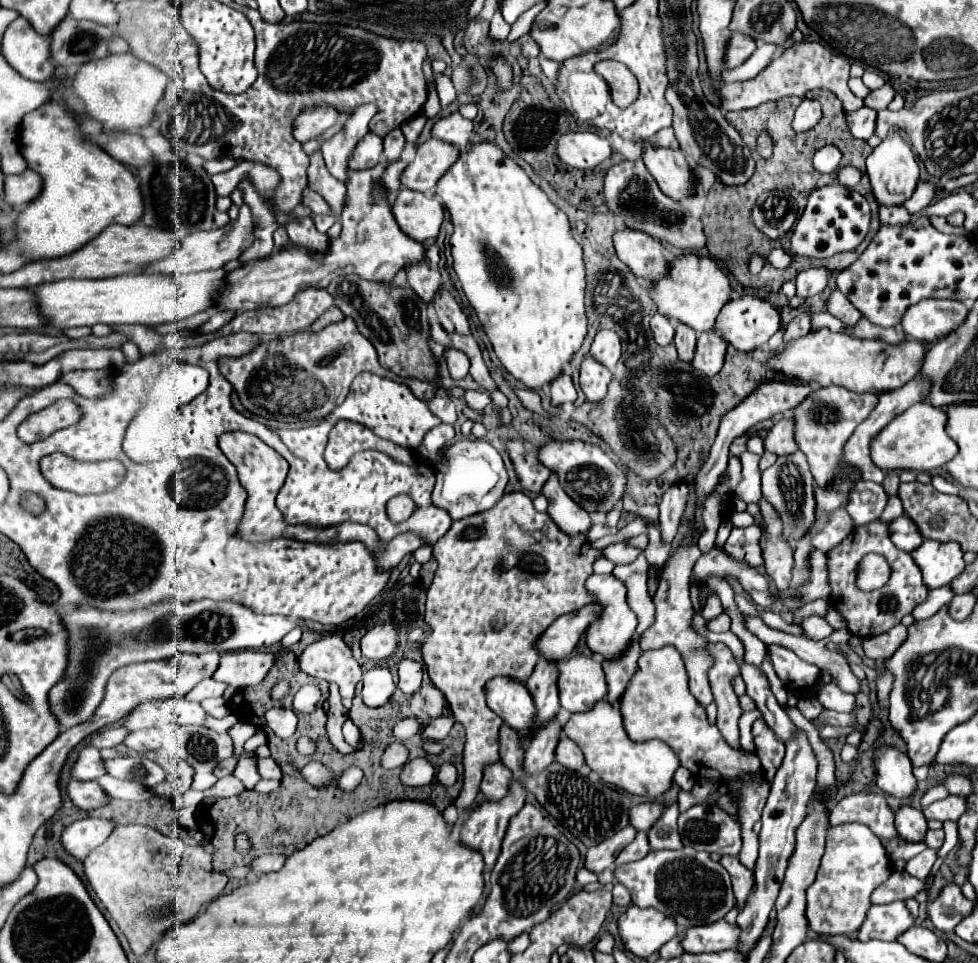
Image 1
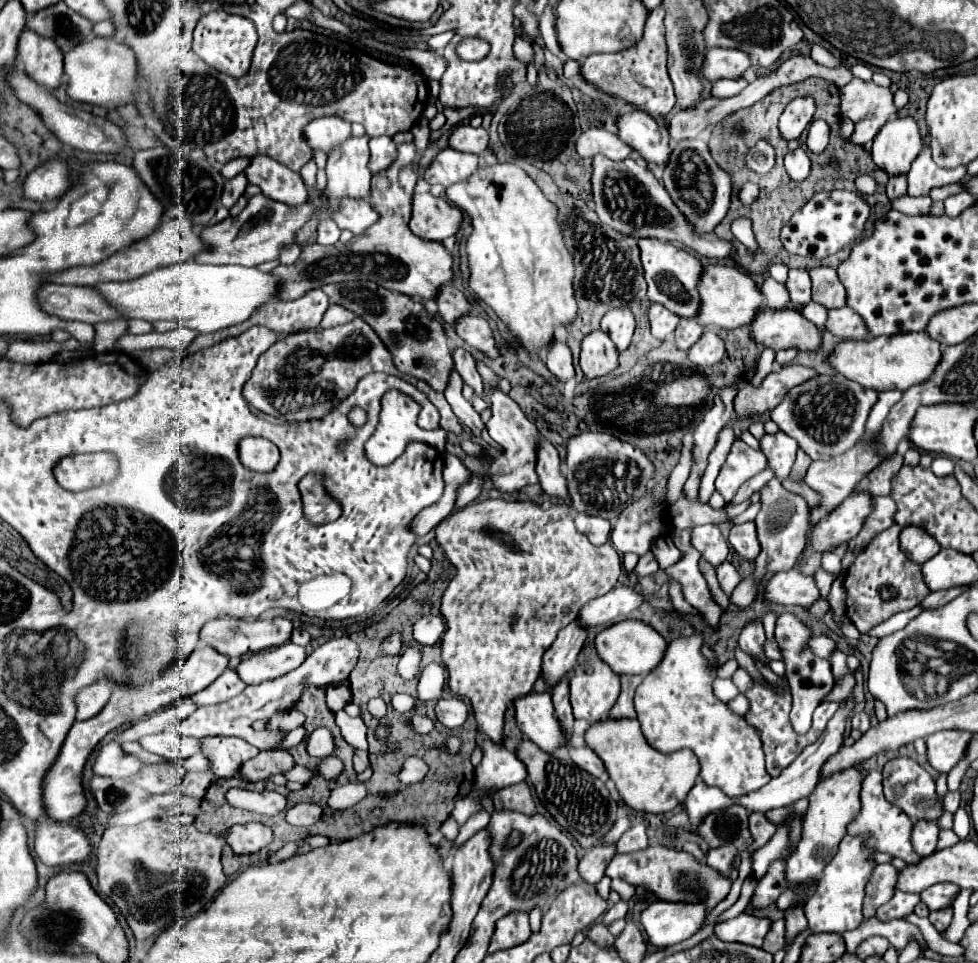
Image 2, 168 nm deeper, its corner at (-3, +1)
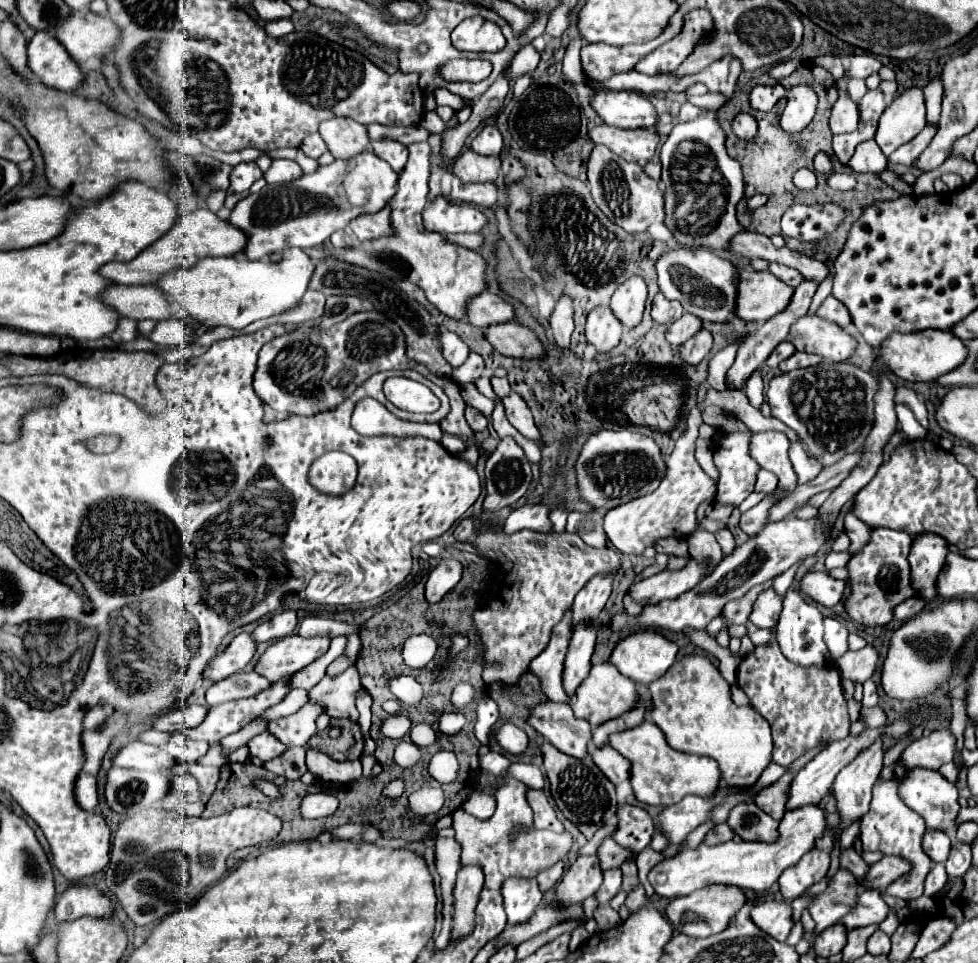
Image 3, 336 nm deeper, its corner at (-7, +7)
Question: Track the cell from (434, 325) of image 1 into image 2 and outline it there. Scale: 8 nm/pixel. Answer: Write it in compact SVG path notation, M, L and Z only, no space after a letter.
M455 348L455 350L453 350L453 362L455 362L455 368L457 368L457 372L461 374L463 382L469 384L469 386L475 390L475 394L481 396L481 392L483 392L483 382L481 382L481 376L479 376L479 372L477 372L475 358L473 358L467 350Z

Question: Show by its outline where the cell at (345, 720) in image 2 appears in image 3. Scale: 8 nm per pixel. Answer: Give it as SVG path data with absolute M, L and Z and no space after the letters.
M349 666L341 676L325 676L313 690L309 690L307 704L321 706L331 718L347 718L351 722L359 720L355 708L355 696L361 690L359 674L355 666Z

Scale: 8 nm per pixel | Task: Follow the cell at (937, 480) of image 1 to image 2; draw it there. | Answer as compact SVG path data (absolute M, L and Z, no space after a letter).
M937 456L931 464L931 470L935 474L953 474L953 460L947 456Z

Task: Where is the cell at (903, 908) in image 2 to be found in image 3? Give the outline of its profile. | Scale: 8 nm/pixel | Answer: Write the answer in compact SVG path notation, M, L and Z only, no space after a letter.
M895 780L877 782L873 786L871 810L861 818L861 824L859 824L859 840L863 844L863 852L875 852L875 850L879 850L883 854L893 854L893 856L907 858L913 864L911 874L907 874L907 876L895 880L893 884L889 884L887 890L885 890L885 894L903 898L905 902L923 896L925 876L927 876L927 872L933 866L933 862L929 860L929 856L921 848L921 838L923 838L925 830L927 830L925 820L921 820L921 816L917 816L913 810L909 810L901 802L901 798L897 796L897 782Z

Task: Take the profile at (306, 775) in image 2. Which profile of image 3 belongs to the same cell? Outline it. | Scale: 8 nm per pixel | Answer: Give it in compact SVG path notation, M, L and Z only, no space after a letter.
M309 750L307 752L307 770L321 782L347 784L347 782L357 780L361 776L361 760L335 762L327 754L321 754L317 750Z

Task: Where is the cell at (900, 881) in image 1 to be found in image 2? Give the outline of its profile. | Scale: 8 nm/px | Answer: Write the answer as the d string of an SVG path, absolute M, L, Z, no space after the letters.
M879 864L873 868L871 878L865 886L865 900L863 900L863 916L869 918L875 914L875 910L889 902L893 896L897 882L897 870L891 864Z

